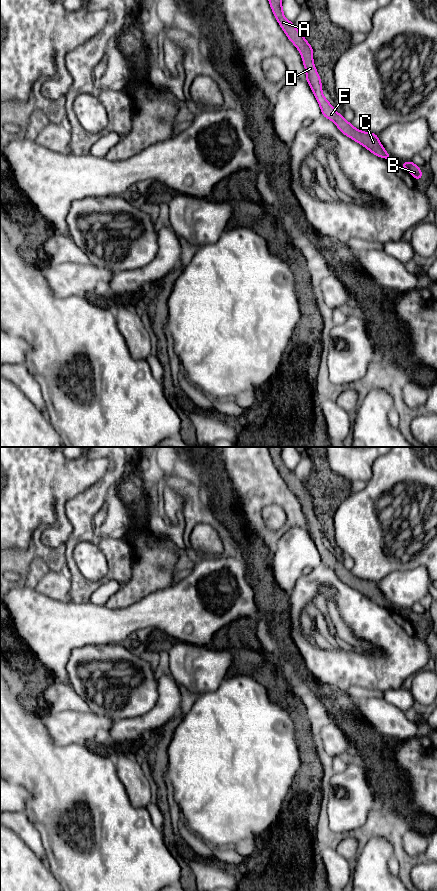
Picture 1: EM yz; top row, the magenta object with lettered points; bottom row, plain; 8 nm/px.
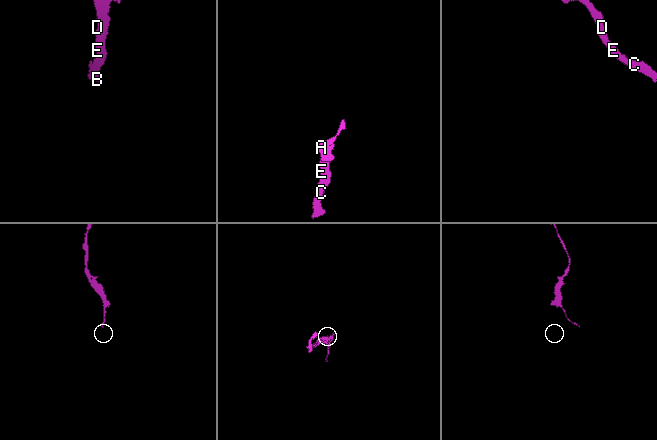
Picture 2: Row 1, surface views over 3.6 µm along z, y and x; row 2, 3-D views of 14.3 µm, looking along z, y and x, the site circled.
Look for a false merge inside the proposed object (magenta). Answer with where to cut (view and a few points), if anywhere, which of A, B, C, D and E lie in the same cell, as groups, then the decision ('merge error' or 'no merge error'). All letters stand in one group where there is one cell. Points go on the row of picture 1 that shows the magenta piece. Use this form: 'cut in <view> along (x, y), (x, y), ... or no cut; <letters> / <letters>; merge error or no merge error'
no cut; A B C D E; no merge error

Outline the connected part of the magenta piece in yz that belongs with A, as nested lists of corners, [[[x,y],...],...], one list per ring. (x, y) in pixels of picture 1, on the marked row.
[[[282,0],[268,1],[282,30],[301,54],[306,70],[305,78],[319,103],[322,115],[333,121],[343,134],[367,148],[371,153],[378,157],[385,158],[386,160],[390,160],[391,155],[385,151],[377,134],[363,132],[353,127],[350,122],[343,118],[342,114],[337,113],[335,108],[324,97],[321,80],[313,62],[313,48],[306,41],[304,36],[296,29],[294,23],[285,18],[282,8]]]

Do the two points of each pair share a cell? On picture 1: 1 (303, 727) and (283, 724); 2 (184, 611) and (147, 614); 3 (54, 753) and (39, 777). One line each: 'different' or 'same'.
1: different
2: same
3: same

